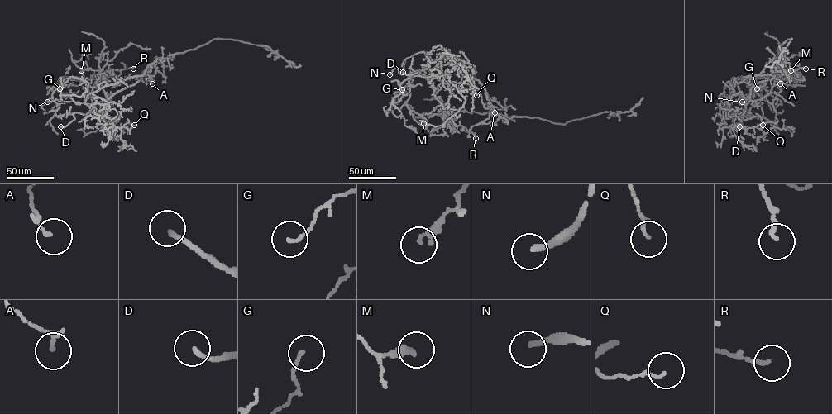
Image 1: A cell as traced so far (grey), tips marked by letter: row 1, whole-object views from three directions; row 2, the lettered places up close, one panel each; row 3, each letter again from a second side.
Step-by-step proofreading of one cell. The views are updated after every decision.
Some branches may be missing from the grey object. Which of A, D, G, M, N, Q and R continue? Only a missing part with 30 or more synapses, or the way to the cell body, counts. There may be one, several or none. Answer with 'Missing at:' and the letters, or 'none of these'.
Missing at: G, N

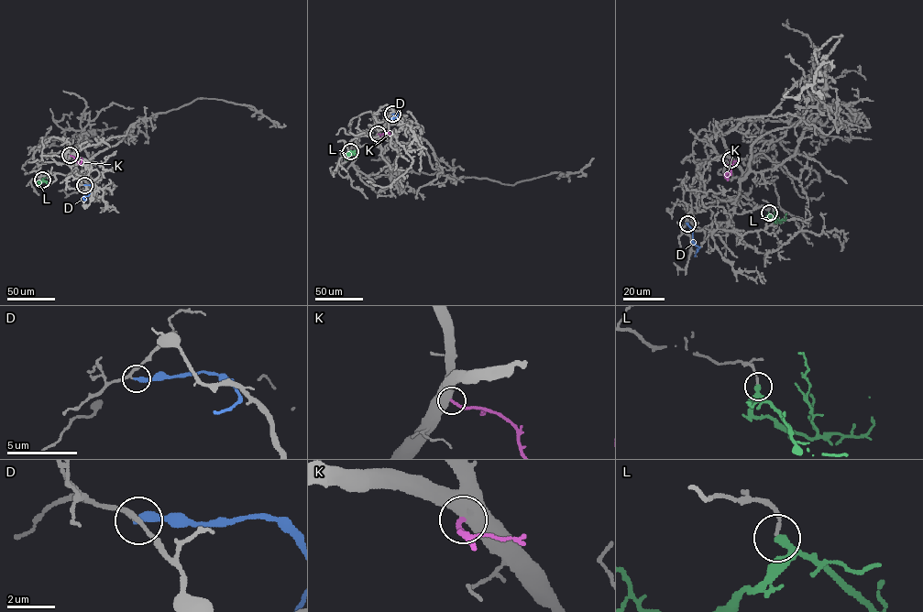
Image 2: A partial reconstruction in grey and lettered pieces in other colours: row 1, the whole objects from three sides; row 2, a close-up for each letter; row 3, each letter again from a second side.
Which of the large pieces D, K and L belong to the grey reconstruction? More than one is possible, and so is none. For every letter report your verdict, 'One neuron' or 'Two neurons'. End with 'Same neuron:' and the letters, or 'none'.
D: Two neurons
K: One neuron
L: Two neurons
Same neuron: K

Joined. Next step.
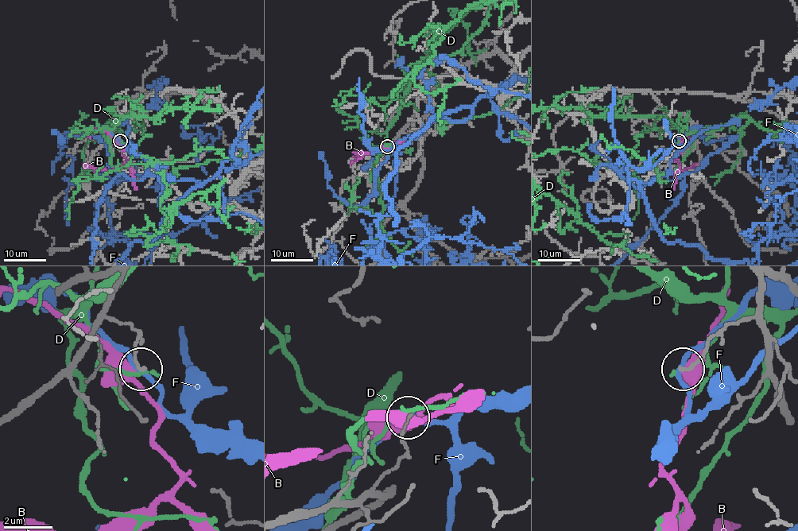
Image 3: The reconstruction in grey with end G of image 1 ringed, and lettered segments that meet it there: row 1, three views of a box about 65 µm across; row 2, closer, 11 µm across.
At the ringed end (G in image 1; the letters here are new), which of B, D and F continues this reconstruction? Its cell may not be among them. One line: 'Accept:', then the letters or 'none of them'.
Accept: B

